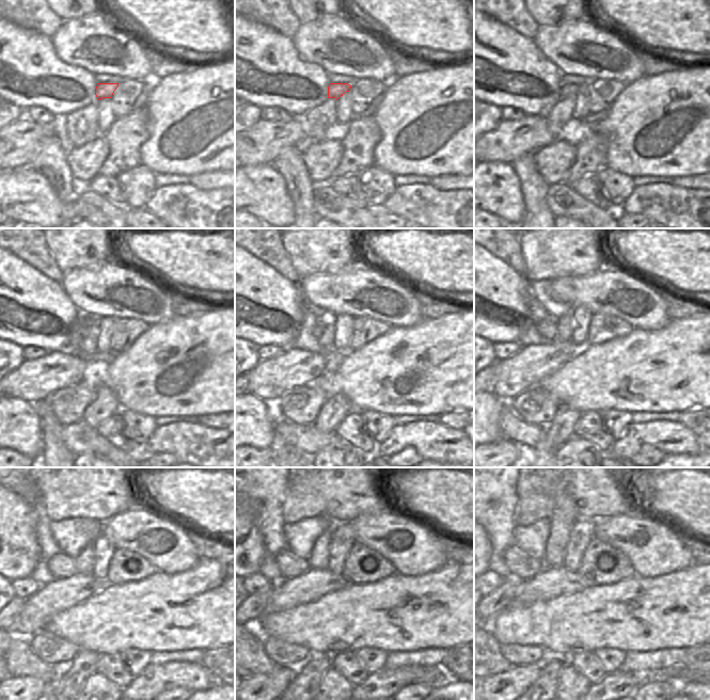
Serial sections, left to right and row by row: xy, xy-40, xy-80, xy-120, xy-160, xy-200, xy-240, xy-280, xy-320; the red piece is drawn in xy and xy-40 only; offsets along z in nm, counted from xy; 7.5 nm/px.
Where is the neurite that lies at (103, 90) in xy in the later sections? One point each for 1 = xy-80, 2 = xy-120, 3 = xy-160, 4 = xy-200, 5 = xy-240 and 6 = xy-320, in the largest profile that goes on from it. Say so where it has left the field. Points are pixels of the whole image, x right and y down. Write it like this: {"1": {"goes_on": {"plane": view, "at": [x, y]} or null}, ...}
{"1": {"goes_on": {"plane": "xy-80", "at": [569, 89]}}, "2": {"goes_on": {"plane": "xy-120", "at": [80, 327]}}, "3": {"goes_on": {"plane": "xy-160", "at": [311, 329]}}, "4": {"goes_on": {"plane": "xy-200", "at": [547, 329]}}, "5": {"goes_on": {"plane": "xy-240", "at": [61, 566]}}, "6": {"goes_on": {"plane": "xy-320", "at": [521, 565]}}}

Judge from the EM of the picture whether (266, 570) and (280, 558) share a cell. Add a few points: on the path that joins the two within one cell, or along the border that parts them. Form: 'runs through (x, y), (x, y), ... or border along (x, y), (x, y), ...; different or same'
border along (286, 547), (274, 556), (274, 561), (282, 578); different

